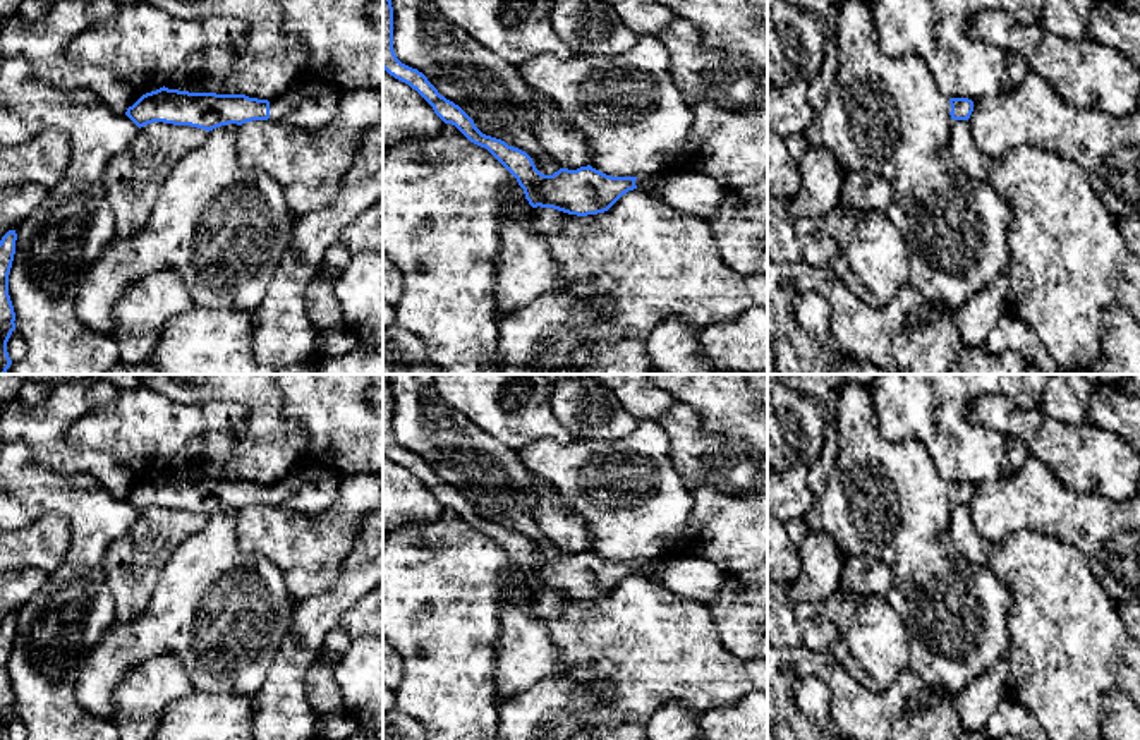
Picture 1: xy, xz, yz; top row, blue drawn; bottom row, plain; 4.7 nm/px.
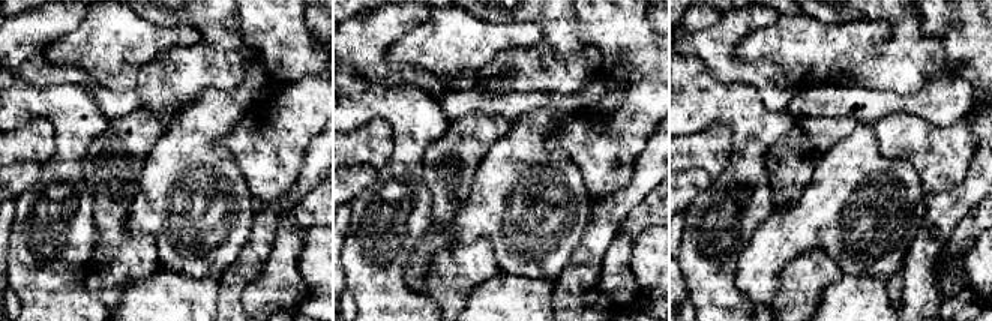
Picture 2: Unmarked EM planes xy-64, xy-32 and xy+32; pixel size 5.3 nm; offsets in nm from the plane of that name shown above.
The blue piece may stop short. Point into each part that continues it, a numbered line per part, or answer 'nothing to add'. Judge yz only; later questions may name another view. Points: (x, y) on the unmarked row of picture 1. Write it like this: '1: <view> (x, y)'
nothing to add

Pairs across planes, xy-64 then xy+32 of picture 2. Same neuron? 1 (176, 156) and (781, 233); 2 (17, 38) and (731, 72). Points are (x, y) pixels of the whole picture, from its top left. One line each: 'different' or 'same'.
1: same
2: same

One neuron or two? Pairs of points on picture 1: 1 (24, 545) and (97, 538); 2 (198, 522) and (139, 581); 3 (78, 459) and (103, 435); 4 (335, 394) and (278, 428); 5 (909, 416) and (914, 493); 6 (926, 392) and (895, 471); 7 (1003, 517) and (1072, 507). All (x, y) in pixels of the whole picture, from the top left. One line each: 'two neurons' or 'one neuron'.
1: two neurons
2: one neuron
3: two neurons
4: two neurons
5: two neurons
6: two neurons
7: one neuron

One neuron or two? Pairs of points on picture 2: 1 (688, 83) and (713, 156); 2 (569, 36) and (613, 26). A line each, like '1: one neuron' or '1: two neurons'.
1: two neurons
2: two neurons

